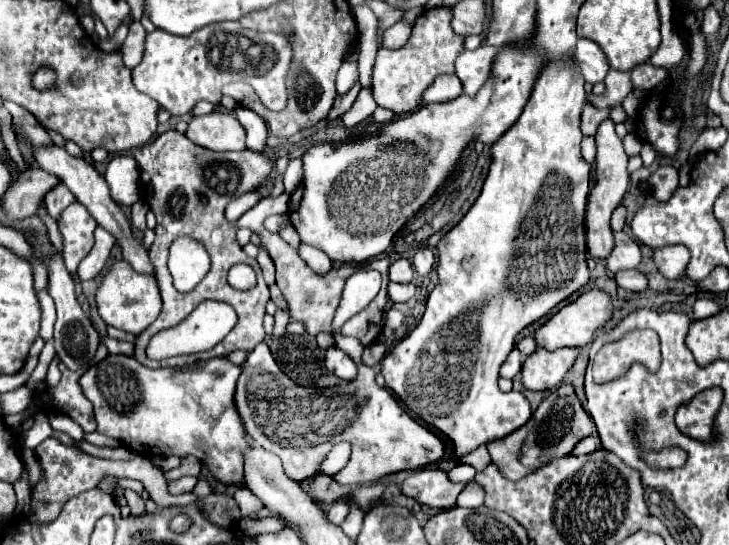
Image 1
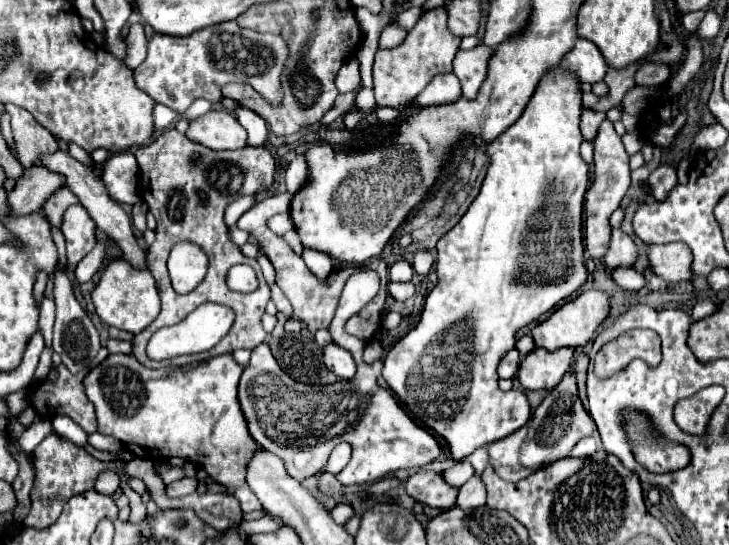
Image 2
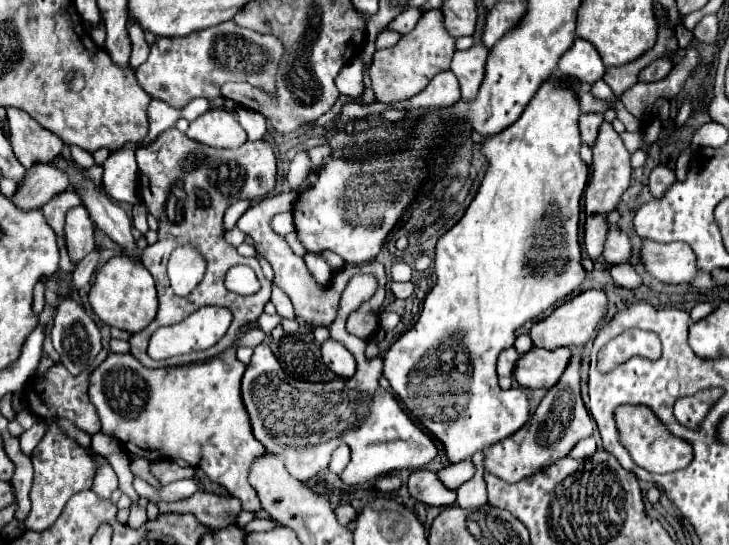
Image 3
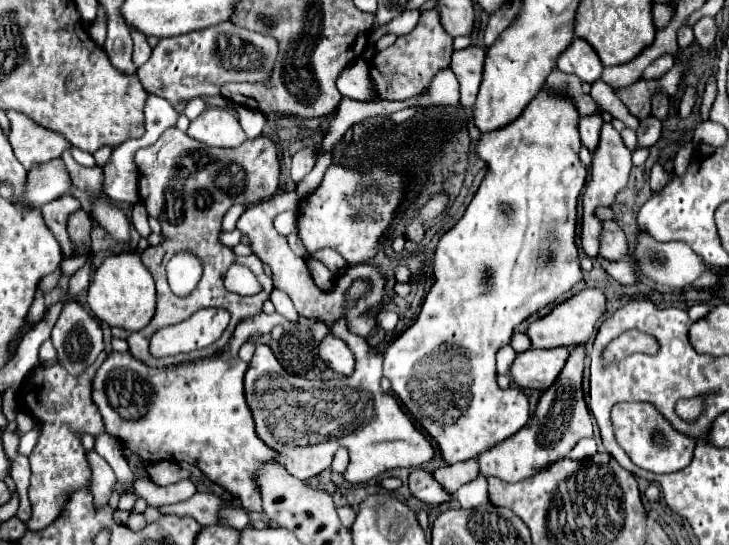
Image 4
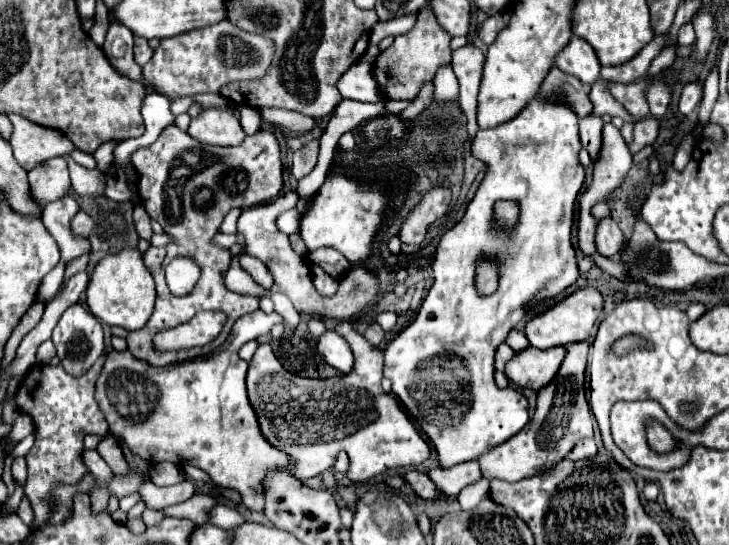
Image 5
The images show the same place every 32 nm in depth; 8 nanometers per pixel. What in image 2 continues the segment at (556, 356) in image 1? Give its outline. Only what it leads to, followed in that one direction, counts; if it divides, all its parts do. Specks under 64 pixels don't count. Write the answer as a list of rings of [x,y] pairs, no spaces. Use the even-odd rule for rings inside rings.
[[[536,348],[522,360],[518,380],[528,390],[552,390],[574,364],[574,356],[574,348],[558,348],[554,352]]]

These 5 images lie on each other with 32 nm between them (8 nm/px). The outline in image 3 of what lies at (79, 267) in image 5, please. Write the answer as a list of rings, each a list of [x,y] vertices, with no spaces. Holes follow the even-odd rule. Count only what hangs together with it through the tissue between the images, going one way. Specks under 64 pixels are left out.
[[[56,236],[56,241],[57,241],[57,244],[59,247],[59,253],[60,253],[59,269],[66,273],[72,273],[76,269],[76,266],[78,265],[78,263],[74,263],[70,260],[64,240]]]

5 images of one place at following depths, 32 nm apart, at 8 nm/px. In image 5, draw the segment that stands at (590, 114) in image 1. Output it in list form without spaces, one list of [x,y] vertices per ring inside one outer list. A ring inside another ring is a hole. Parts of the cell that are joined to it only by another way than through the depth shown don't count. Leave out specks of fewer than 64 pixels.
[[[586,116],[580,120],[580,142],[590,152],[592,160],[596,160],[602,146],[602,118]]]

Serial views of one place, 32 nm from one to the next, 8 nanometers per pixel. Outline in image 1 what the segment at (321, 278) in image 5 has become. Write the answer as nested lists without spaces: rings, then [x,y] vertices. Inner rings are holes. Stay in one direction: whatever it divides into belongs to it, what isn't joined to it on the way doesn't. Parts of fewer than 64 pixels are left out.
[[[304,242],[298,246],[298,250],[300,250],[302,258],[306,260],[306,264],[312,270],[316,270],[318,274],[324,274],[324,272],[328,272],[332,268],[332,260],[322,250],[316,250],[316,248],[312,248],[312,246],[304,244]]]

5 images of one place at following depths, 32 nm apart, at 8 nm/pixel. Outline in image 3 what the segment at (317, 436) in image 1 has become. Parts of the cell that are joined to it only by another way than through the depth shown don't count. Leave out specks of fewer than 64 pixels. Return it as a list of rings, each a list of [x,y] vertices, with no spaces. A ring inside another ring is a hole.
[[[374,274],[352,276],[342,293],[338,316],[330,324],[332,338],[354,354],[357,369],[352,378],[340,378],[326,384],[294,380],[280,368],[268,344],[256,346],[252,362],[246,366],[240,390],[252,432],[268,452],[284,460],[284,466],[296,480],[308,480],[322,472],[338,444],[348,444],[352,450],[352,458],[340,476],[348,486],[366,484],[392,470],[422,468],[438,454],[436,442],[408,418],[388,390],[380,388],[378,378],[382,376],[382,360],[366,360],[366,342],[346,332],[348,316],[372,297],[377,286]]]

